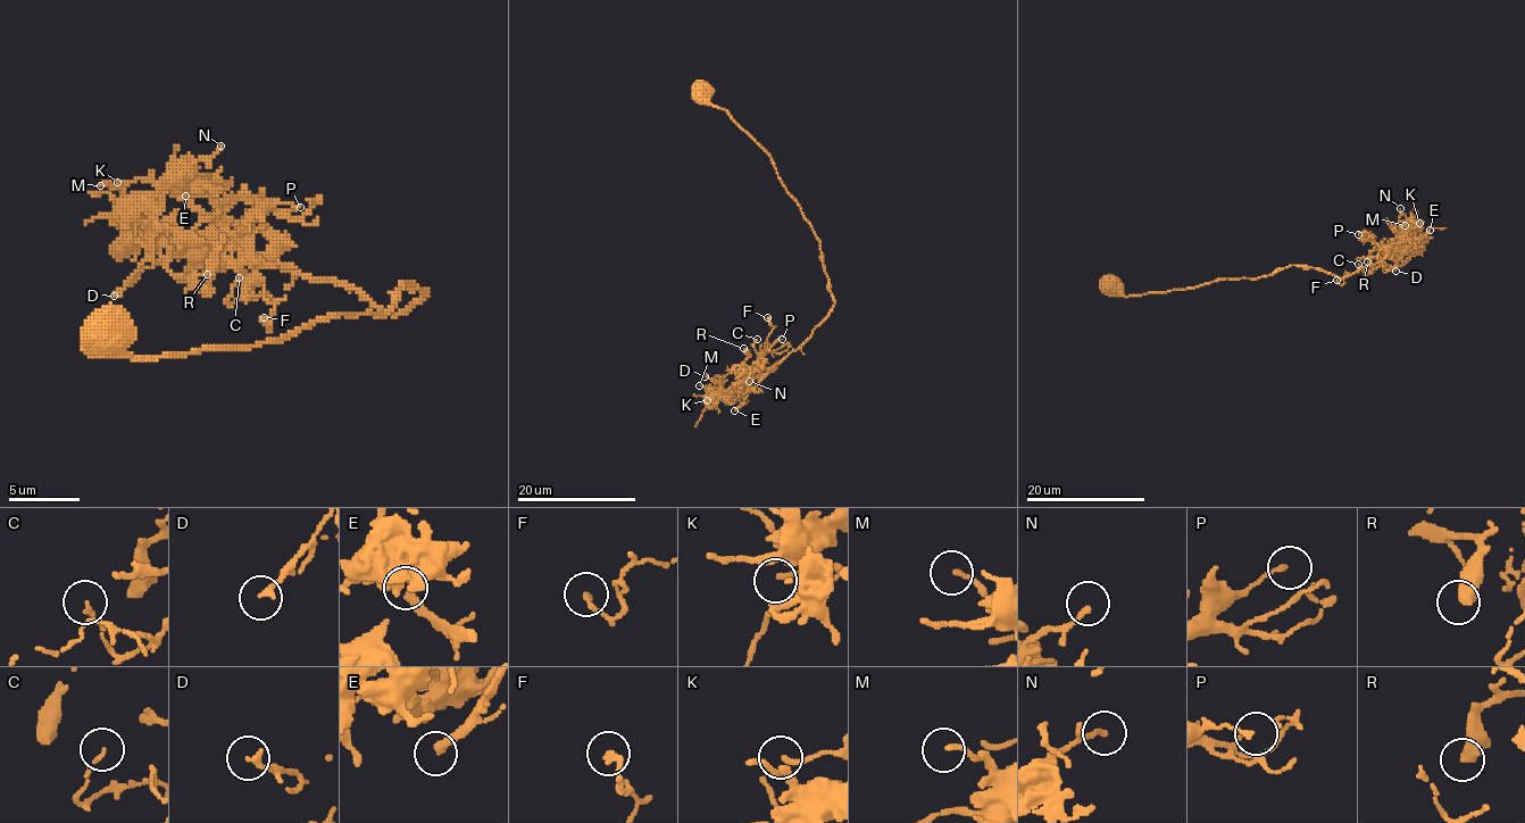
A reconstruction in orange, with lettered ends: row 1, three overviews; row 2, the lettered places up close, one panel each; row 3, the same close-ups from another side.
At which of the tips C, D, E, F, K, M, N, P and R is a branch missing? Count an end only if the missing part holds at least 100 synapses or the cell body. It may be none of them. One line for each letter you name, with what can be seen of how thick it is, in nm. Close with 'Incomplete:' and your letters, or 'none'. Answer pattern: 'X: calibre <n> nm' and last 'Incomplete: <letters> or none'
E: calibre 200 nm
Incomplete: E

